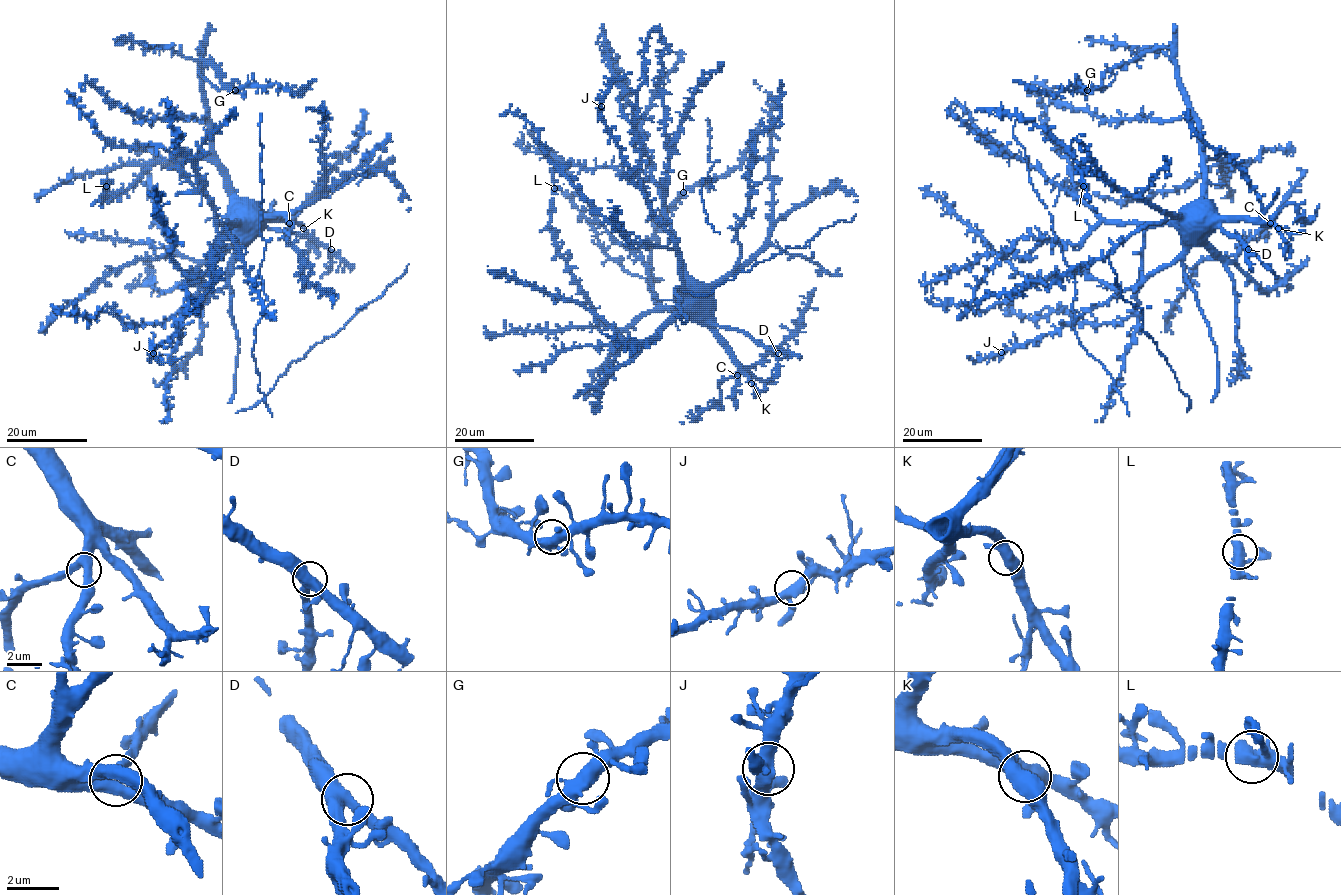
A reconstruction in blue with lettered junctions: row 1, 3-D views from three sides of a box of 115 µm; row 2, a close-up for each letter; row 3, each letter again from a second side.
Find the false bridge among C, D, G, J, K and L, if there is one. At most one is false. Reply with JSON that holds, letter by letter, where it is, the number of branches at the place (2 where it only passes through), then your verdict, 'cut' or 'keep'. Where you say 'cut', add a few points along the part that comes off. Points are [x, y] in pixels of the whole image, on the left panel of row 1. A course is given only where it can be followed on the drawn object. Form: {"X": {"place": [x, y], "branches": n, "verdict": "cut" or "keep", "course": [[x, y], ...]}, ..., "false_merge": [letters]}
{"C": {"place": [289, 223], "branches": 3, "verdict": "keep"}, "D": {"place": [331, 249], "branches": 3, "verdict": "keep"}, "G": {"place": [235, 90], "branches": 3, "verdict": "keep"}, "J": {"place": [153, 353], "branches": 3, "verdict": "keep"}, "K": {"place": [303, 228], "branches": 3, "verdict": "keep"}, "L": {"place": [106, 186], "branches": 3, "verdict": "keep"}, "false_merge": []}

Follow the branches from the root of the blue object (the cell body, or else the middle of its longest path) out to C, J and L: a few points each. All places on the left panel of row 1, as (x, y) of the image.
C: (245, 218), (289, 223)
J: (245, 218), (248, 226), (232, 263), (229, 281), (221, 289), (213, 291), (153, 353)
L: (245, 218), (248, 220), (233, 196), (230, 180), (204, 159), (157, 161), (128, 190), (101, 200), (105, 186)

